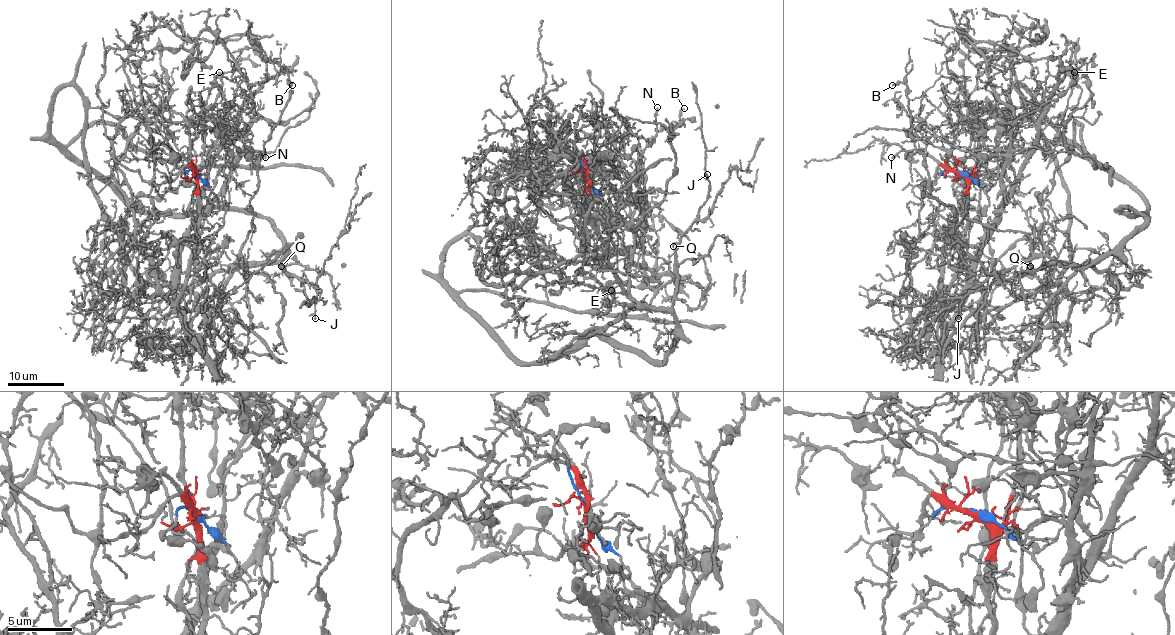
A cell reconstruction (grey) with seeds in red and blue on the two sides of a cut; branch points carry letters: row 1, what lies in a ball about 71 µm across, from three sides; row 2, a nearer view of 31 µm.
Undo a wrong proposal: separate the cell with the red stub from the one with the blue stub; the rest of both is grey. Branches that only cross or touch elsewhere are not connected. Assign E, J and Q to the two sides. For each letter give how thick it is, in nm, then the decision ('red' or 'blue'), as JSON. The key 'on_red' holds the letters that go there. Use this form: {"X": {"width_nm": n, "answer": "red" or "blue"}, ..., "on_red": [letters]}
{"E": {"width_nm": 550, "answer": "blue"}, "J": {"width_nm": 110, "answer": "blue"}, "Q": {"width_nm": 160, "answer": "blue"}, "on_red": []}

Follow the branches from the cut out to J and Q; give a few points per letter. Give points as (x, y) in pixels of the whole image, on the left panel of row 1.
J: (196, 173), (209, 189), (135, 118), (53, 97), (50, 134), (131, 203), (272, 221), (315, 319)
Q: (196, 173), (209, 189), (135, 118), (53, 97), (50, 134), (127, 200), (245, 209), (272, 221), (281, 266)

